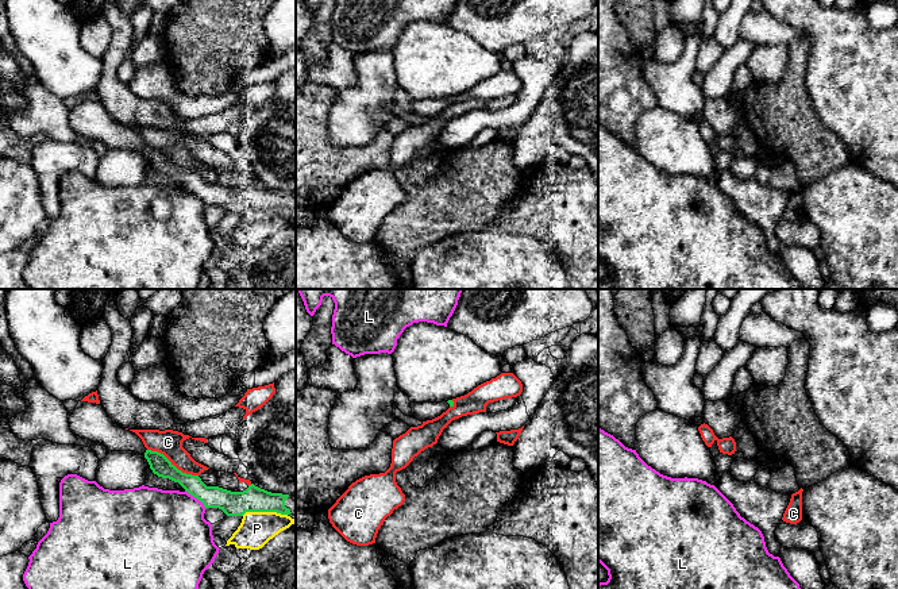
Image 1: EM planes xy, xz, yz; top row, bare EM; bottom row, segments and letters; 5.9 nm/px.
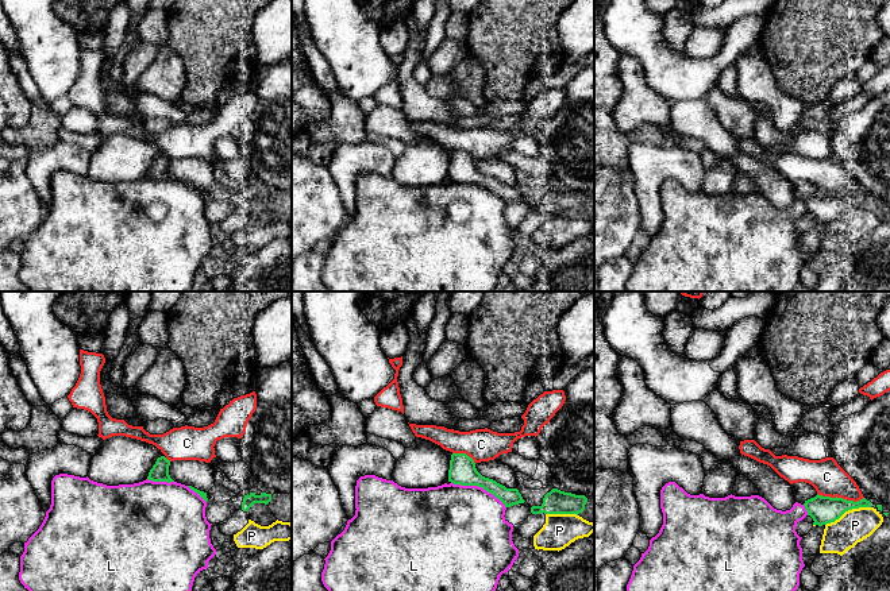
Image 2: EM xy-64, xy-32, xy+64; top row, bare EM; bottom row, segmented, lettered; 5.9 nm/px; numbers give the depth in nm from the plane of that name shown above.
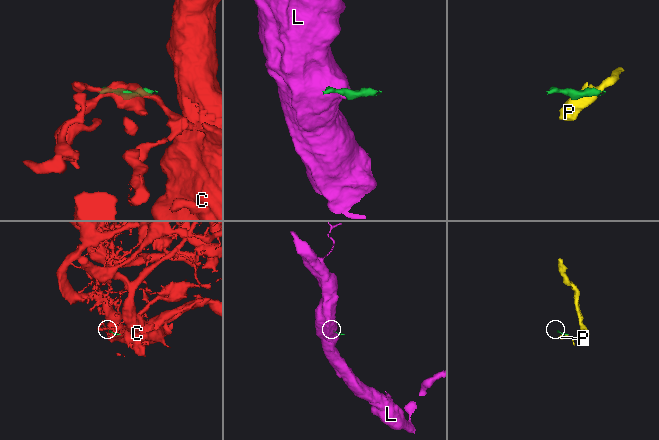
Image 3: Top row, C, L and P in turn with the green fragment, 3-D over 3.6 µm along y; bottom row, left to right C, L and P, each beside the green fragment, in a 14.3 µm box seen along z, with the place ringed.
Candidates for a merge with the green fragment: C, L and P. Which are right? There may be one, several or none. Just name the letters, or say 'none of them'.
none of them

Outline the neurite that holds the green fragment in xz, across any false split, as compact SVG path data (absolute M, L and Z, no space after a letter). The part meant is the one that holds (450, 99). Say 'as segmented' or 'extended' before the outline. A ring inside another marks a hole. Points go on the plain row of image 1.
extended | M454 99L442 100L411 100L412 113L420 119L432 118L446 109L450 104L454 104Z

